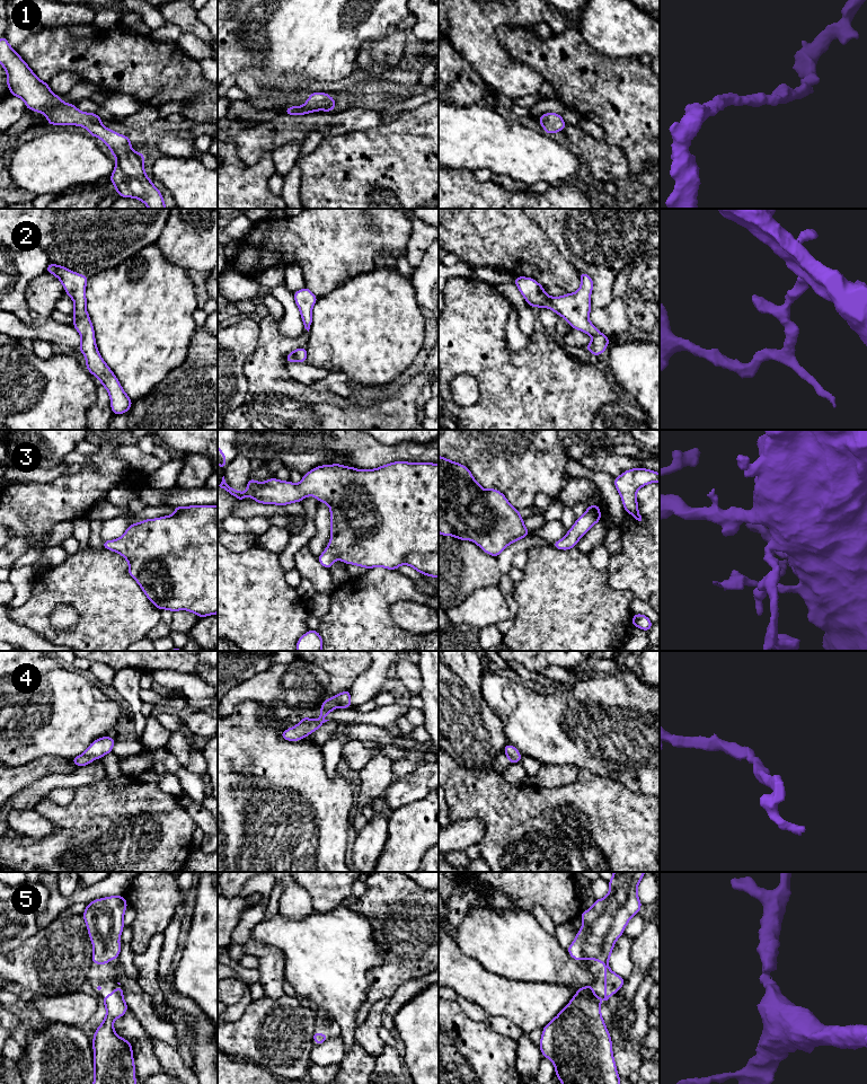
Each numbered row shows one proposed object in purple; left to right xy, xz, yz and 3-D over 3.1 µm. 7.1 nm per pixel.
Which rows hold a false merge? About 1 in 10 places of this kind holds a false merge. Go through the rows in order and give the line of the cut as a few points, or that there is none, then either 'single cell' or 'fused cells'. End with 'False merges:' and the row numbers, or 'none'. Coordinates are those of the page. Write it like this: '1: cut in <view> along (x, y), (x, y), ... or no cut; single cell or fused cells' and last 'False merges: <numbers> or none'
1: no cut; single cell
2: no cut; single cell
3: no cut; single cell
4: no cut; single cell
5: no cut; single cell
False merges: none

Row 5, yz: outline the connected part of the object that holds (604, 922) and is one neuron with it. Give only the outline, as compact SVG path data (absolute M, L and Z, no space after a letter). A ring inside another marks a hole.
M613 872L609 881L609 893L603 899L595 899L589 910L581 913L583 925L567 951L577 961L589 959L604 964L604 998L596 996L592 985L578 988L567 1006L543 1026L539 1042L541 1054L552 1061L555 1075L561 1084L620 1084L611 1037L601 1016L601 1002L608 1001L625 984L625 979L614 973L608 963L616 941L643 906L637 889L644 875L645 872Z

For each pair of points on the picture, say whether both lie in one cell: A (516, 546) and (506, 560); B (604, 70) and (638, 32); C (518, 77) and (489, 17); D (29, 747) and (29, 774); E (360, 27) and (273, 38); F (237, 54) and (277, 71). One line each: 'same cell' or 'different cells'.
A: same cell
B: different cells
C: same cell
D: different cells
E: same cell
F: different cells

